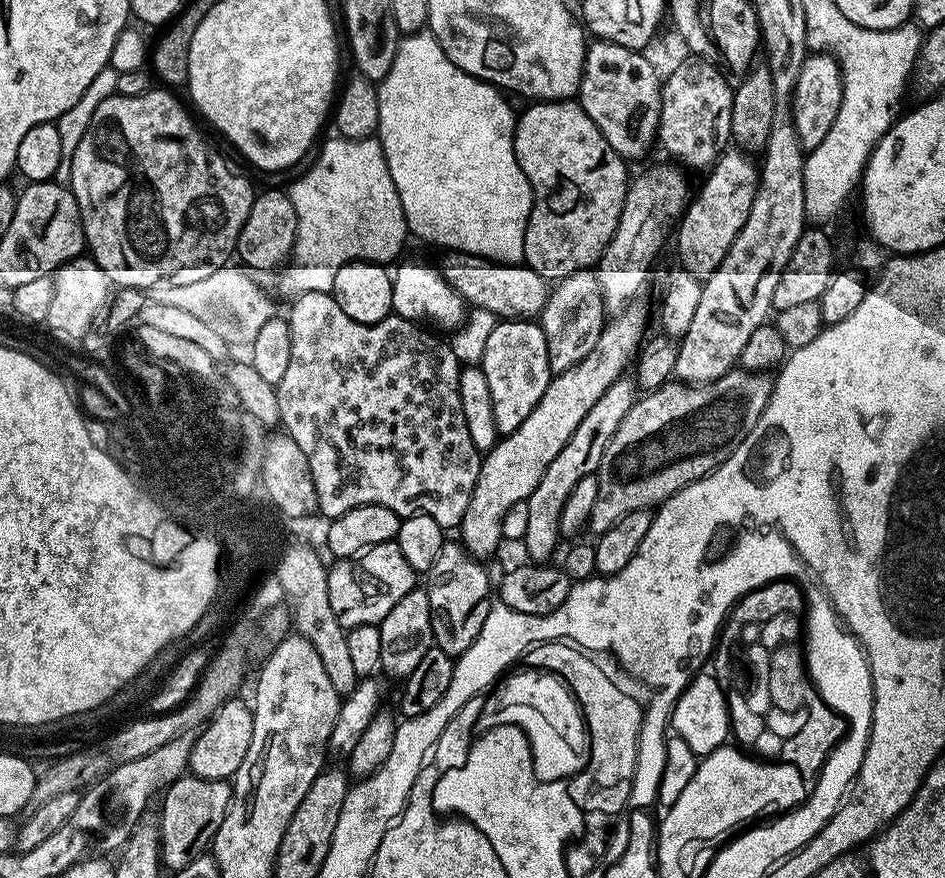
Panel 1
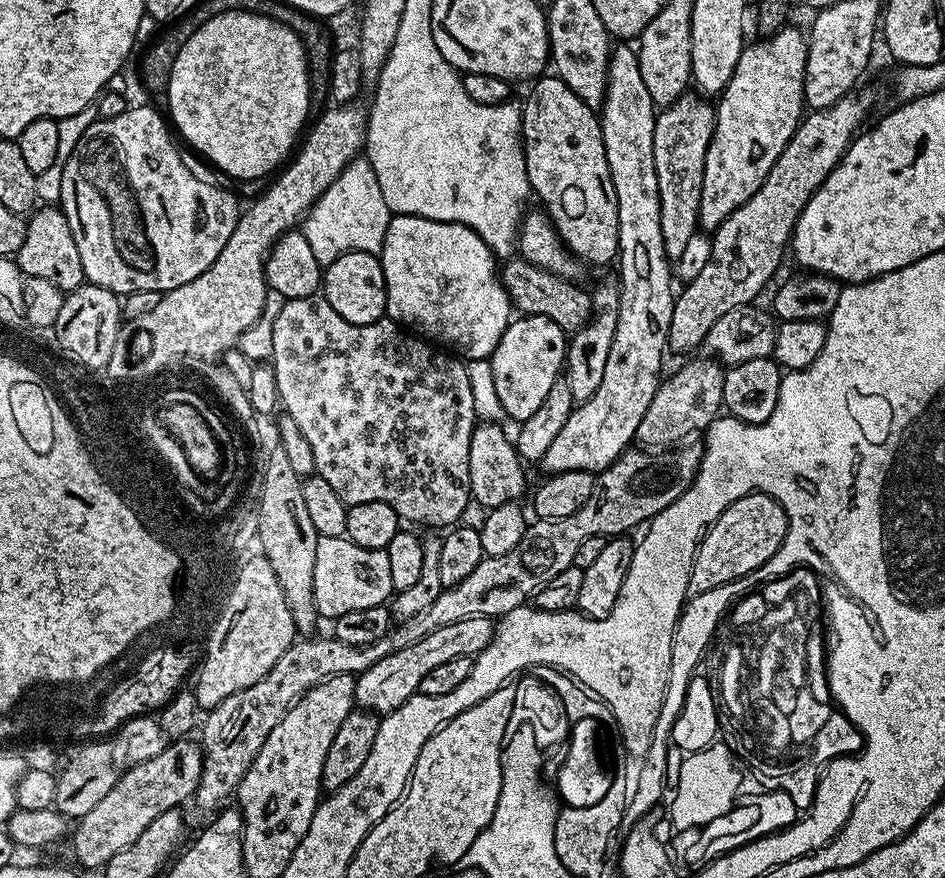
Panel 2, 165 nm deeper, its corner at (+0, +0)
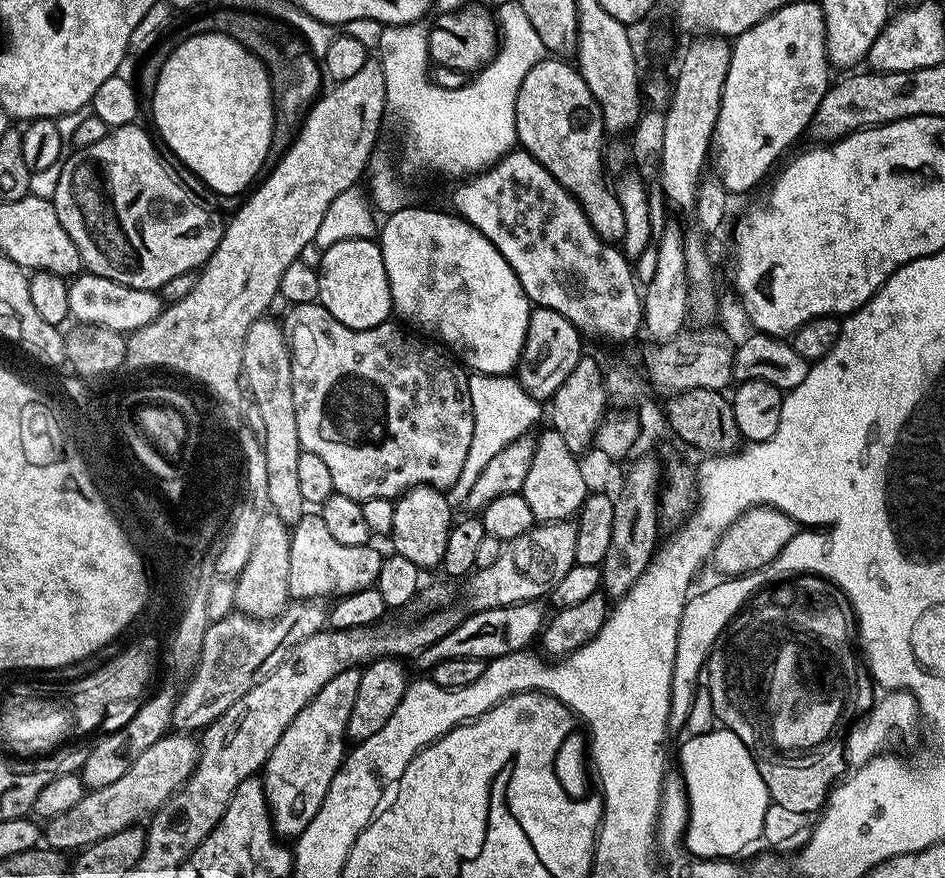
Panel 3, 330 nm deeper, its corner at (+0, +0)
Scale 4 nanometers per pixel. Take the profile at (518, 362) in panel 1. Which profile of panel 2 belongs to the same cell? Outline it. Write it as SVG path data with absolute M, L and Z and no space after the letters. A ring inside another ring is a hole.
M521 315L509 323L490 357L498 402L502 402L509 421L522 422L542 406L546 394L550 394L550 386L561 379L568 342L569 337L550 318Z

